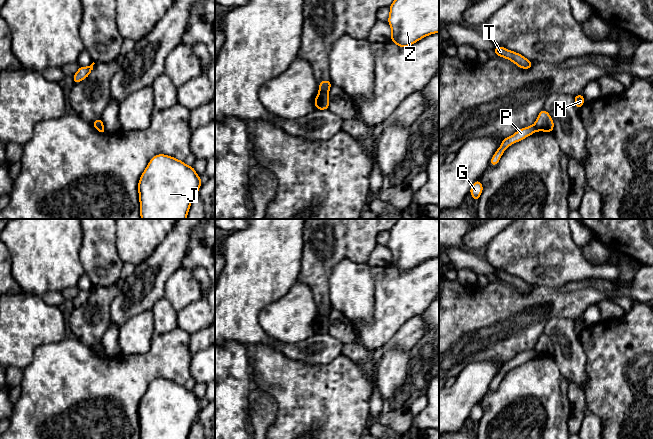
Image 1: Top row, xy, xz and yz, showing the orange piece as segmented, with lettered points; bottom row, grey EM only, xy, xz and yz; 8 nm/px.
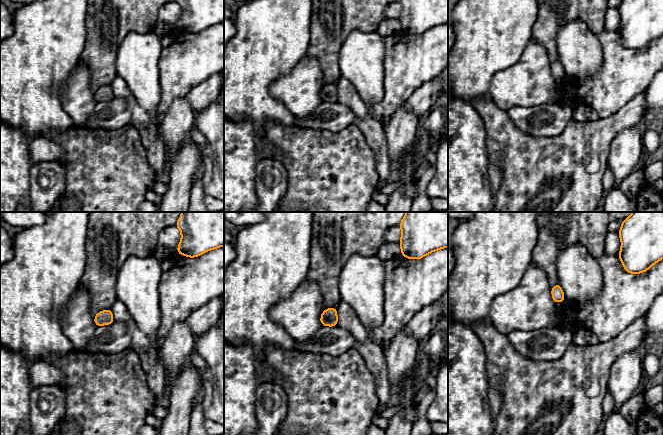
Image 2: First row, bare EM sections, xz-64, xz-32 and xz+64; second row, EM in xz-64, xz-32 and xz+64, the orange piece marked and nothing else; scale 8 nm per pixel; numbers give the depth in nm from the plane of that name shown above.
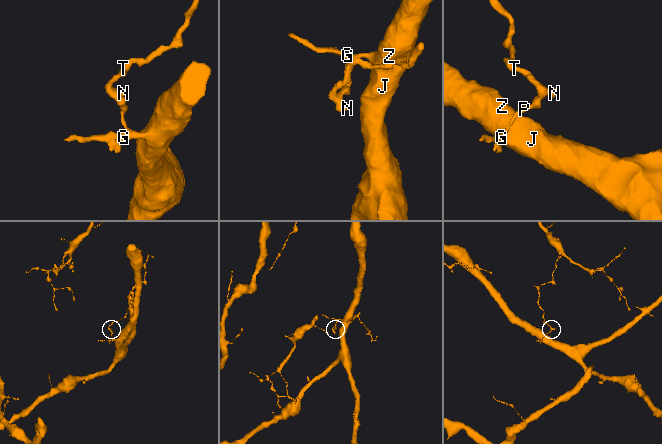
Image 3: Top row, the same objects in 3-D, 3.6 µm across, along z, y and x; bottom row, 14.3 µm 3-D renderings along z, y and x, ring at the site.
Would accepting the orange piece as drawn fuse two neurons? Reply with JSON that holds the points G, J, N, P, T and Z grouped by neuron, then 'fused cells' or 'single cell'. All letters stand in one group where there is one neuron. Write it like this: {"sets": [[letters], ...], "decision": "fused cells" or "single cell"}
{"sets": [["G", "J", "P", "Z"], ["N", "T"]], "decision": "fused cells"}

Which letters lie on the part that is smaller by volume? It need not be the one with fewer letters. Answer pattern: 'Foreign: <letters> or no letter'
Foreign: N, T

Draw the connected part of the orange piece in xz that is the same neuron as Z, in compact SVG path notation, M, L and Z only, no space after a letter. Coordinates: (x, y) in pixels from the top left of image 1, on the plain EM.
M398 219L389 232L390 265L399 271L439 256L439 219Z

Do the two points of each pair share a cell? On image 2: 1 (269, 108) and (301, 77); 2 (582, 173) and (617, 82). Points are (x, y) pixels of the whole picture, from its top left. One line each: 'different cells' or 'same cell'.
1: different cells
2: different cells

